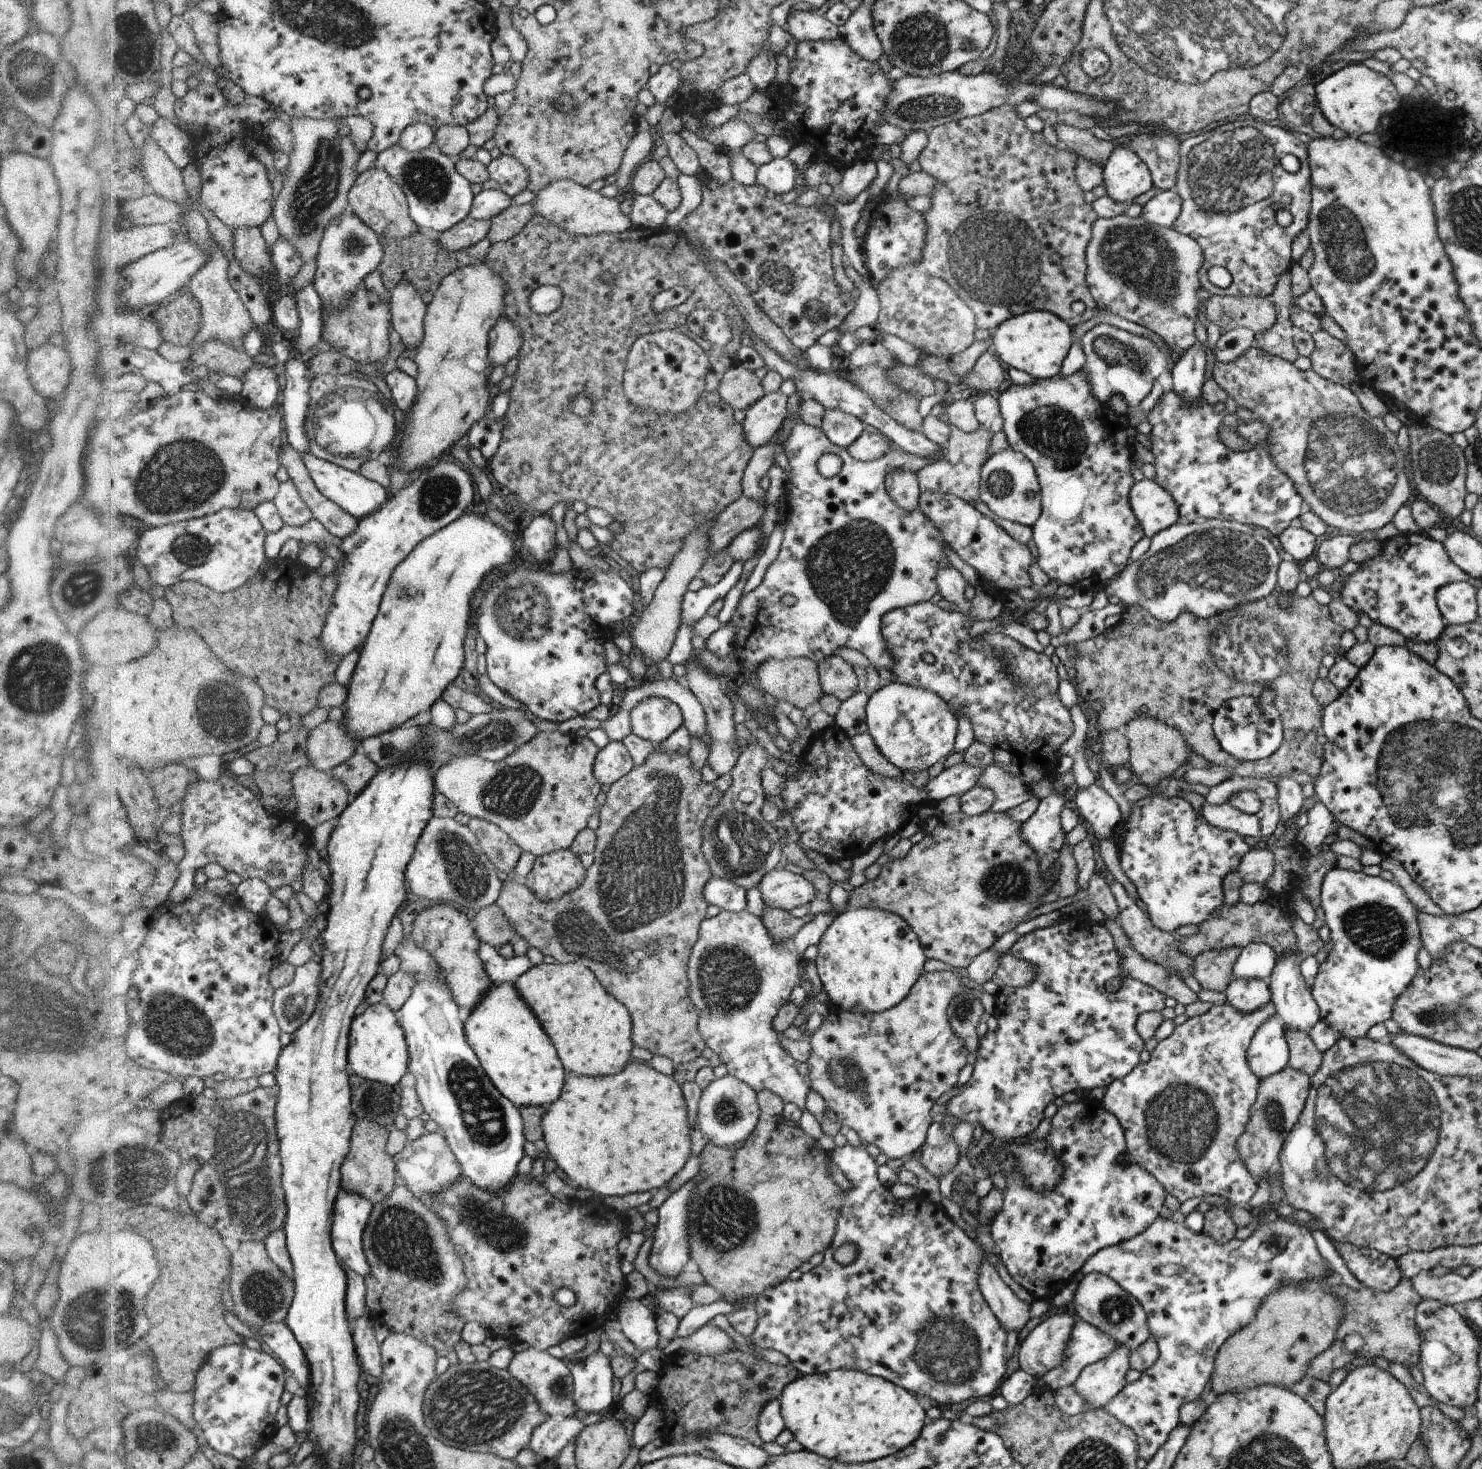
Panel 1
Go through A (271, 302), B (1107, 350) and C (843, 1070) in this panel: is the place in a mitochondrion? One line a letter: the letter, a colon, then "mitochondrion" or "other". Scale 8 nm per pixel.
A: other
B: mitochondrion
C: mitochondrion

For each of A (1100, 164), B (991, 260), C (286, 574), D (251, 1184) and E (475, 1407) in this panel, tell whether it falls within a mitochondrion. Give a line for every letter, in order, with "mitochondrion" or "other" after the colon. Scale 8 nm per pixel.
A: other
B: mitochondrion
C: other
D: mitochondrion
E: mitochondrion

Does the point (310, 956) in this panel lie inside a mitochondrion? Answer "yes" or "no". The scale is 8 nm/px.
no

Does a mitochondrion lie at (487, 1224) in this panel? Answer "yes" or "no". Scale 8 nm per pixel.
yes

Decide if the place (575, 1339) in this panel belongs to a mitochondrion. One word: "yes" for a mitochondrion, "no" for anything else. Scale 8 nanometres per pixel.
no

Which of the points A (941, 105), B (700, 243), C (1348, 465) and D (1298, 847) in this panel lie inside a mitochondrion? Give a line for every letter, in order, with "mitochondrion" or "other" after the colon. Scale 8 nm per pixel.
A: mitochondrion
B: other
C: mitochondrion
D: other

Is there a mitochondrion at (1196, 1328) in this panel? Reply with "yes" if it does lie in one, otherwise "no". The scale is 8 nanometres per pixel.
yes

